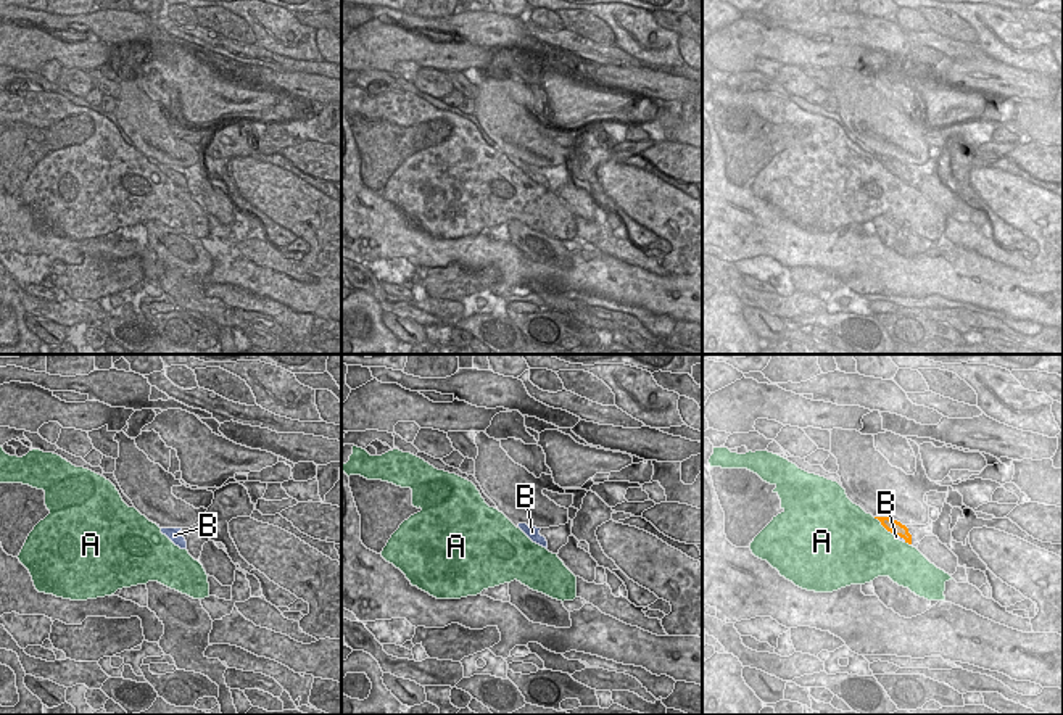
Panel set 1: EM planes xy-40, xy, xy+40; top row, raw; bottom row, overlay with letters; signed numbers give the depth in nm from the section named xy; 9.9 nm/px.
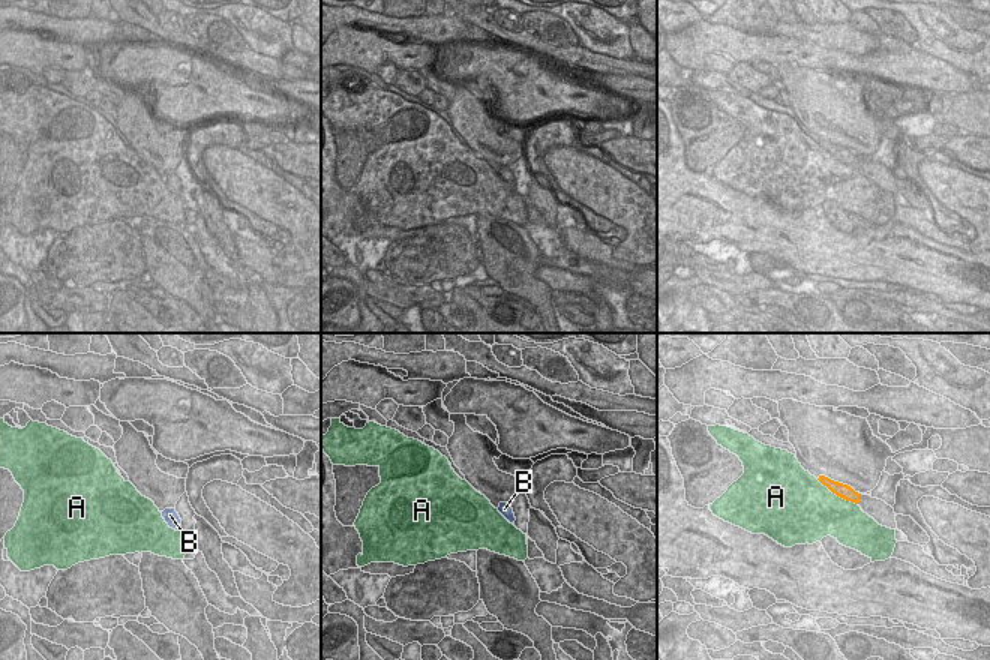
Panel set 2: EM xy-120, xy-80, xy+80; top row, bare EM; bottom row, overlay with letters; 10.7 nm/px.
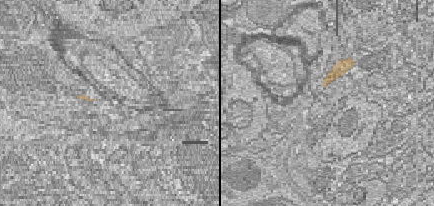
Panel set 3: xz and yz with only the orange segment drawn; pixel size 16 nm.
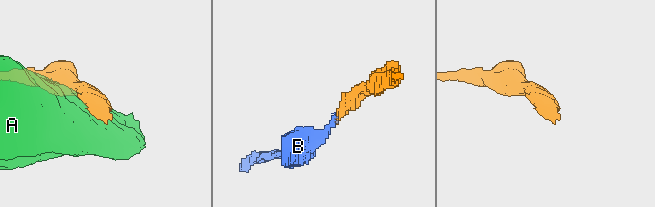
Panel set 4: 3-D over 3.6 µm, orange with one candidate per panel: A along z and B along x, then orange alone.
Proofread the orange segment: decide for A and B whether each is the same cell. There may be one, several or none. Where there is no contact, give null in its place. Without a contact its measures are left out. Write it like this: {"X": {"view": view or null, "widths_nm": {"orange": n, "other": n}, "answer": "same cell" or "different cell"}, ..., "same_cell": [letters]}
{"A": {"view": "xy+40", "widths_nm": {"orange": 140, "other": 500}, "answer": "different cell"}, "B": {"view": "xy+40", "widths_nm": {"orange": 140, "other": 30}, "answer": "same cell"}, "same_cell": ["B"]}

